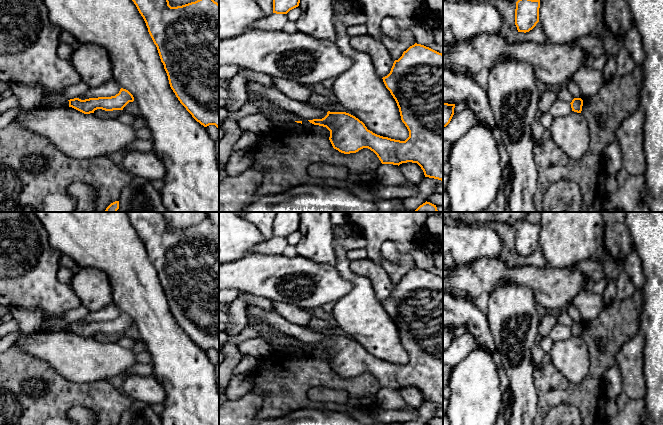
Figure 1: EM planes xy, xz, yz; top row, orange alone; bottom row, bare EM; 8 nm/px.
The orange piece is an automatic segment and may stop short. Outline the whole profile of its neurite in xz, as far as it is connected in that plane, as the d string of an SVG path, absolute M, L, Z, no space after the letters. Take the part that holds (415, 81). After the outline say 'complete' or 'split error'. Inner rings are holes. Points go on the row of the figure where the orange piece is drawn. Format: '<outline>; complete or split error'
M415 43L395 60L390 73L383 77L399 108L402 122L409 131L405 141L383 137L368 130L365 124L346 112L327 112L322 119L308 120L330 131L329 140L334 149L344 154L363 148L373 151L382 164L417 163L425 177L443 181L443 54Z; complete

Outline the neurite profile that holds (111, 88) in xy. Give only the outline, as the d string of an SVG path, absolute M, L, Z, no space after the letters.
M110 80L107 83L104 83L100 86L89 88L87 92L78 97L81 100L89 98L98 98L98 97L111 97L119 93L121 87L115 80Z

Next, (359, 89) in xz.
M340 20L334 27L340 32L336 39L339 50L353 60L345 72L335 77L332 86L335 101L373 133L405 141L409 131L401 120L395 99L377 75L371 57L351 47L347 27Z

